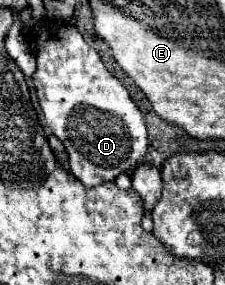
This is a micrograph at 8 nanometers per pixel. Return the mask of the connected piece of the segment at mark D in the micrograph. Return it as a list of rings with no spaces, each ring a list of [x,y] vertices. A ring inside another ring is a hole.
[[[39,22],[39,32],[35,32],[37,50],[37,70],[33,74],[33,84],[37,90],[39,106],[45,114],[47,126],[63,142],[69,154],[69,168],[83,186],[99,186],[107,180],[115,180],[119,174],[131,174],[147,152],[147,128],[143,114],[131,100],[127,88],[105,68],[101,56],[91,48],[75,26],[65,26],[65,30],[49,30],[45,22]]]

